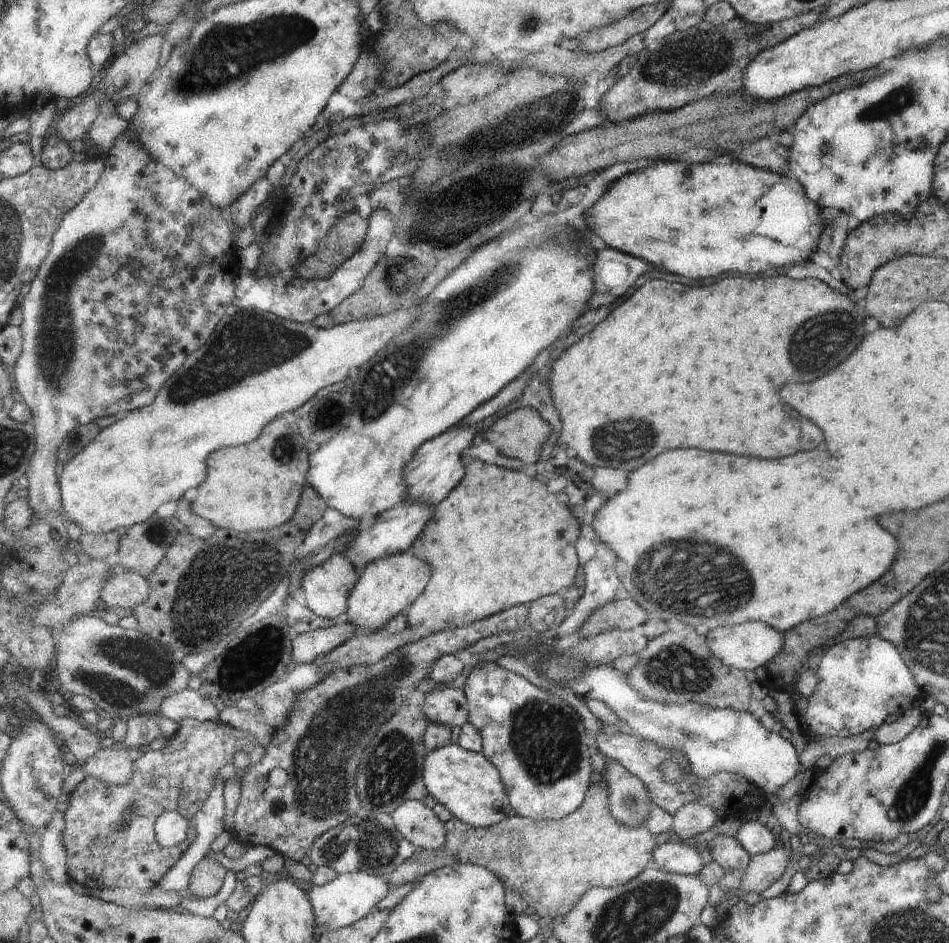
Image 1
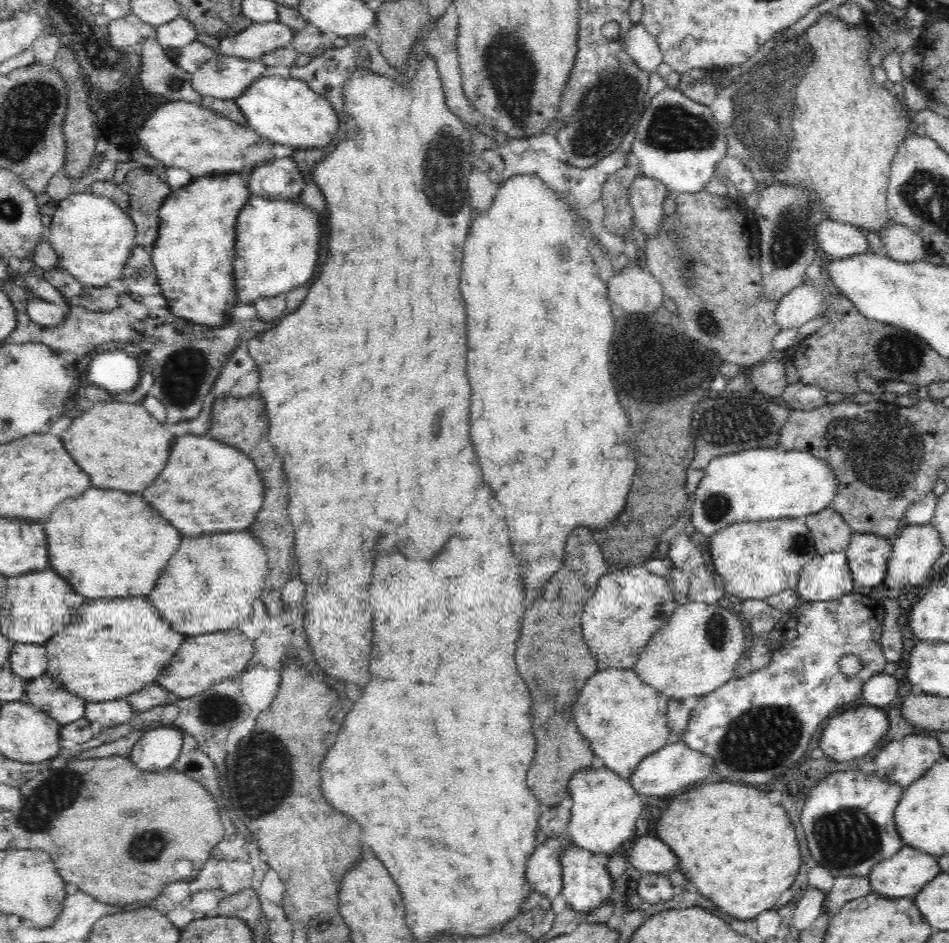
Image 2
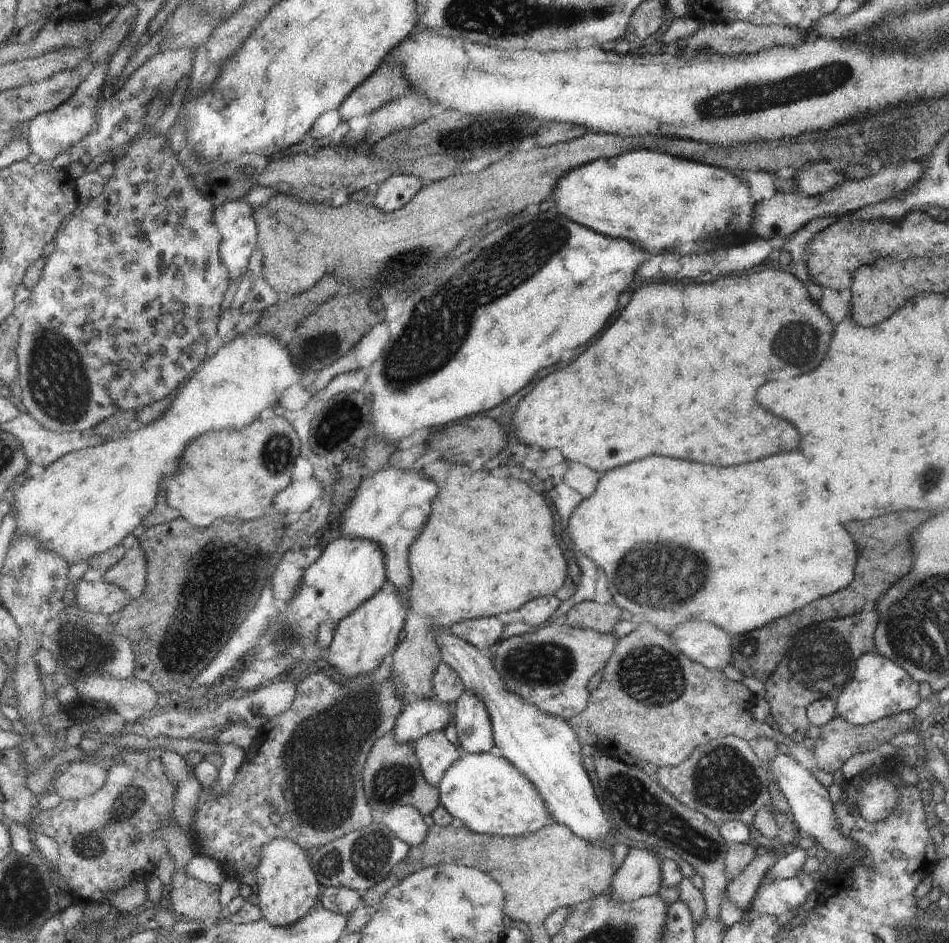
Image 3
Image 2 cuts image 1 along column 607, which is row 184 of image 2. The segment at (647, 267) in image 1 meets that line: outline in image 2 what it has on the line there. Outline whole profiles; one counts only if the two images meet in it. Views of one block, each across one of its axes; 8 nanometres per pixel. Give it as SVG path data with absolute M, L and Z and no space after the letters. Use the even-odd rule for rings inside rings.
M292 157L277 158L251 172L248 182L251 194L262 198L292 200L304 188L306 180Z

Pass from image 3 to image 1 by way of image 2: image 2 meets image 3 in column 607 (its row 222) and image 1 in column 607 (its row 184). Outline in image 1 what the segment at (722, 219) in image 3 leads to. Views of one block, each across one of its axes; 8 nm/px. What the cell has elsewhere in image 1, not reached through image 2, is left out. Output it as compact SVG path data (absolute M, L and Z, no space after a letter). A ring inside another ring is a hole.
M659 160L653 166L638 168L613 182L599 202L583 210L588 226L608 248L633 256L639 256L655 266L665 266L669 272L703 280L719 276L723 272L755 274L767 268L789 266L808 259L814 249L823 220L821 208L816 207L803 192L797 180L763 169L743 165L739 161L717 166L711 162L687 164L673 160ZM661 202L661 204L659 204ZM755 210L757 210L757 232L755 232ZM661 238L661 244L659 244ZM765 240L765 242L763 242ZM783 244L787 250L779 250ZM661 248L661 252L659 252Z

